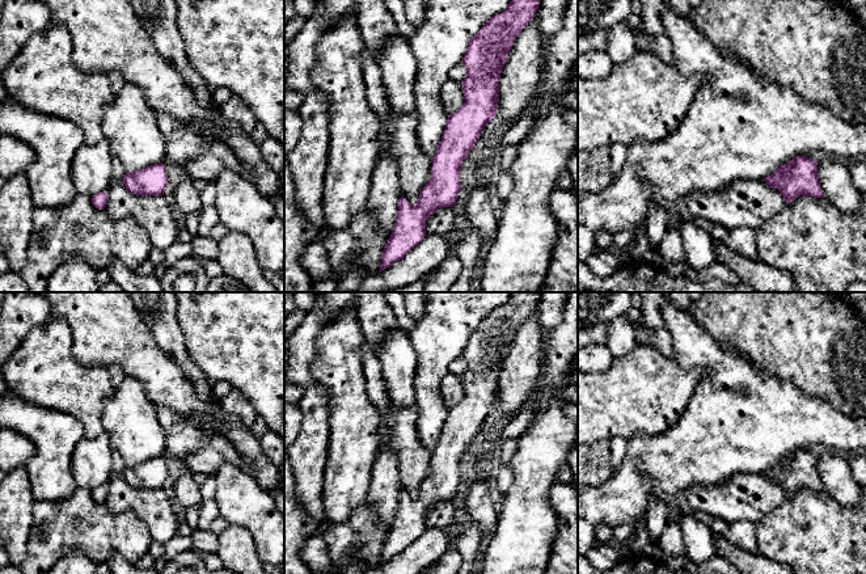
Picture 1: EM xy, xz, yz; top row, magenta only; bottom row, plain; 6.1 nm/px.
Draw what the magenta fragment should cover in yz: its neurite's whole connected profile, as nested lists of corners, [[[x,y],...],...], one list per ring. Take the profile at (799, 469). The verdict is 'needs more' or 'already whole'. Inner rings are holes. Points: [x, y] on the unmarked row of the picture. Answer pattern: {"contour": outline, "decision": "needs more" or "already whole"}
{"contour": [[[807,450],[794,451],[764,473],[770,481],[778,482],[787,497],[806,488],[824,491],[818,468],[818,456]]], "decision": "already whole"}

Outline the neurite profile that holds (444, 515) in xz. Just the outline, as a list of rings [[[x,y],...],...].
[[[453,501],[439,502],[426,514],[426,528],[452,528],[461,512],[456,508]]]

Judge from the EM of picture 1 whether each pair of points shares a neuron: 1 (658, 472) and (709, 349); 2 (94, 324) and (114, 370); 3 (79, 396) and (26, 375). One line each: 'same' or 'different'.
1: same
2: different
3: same

